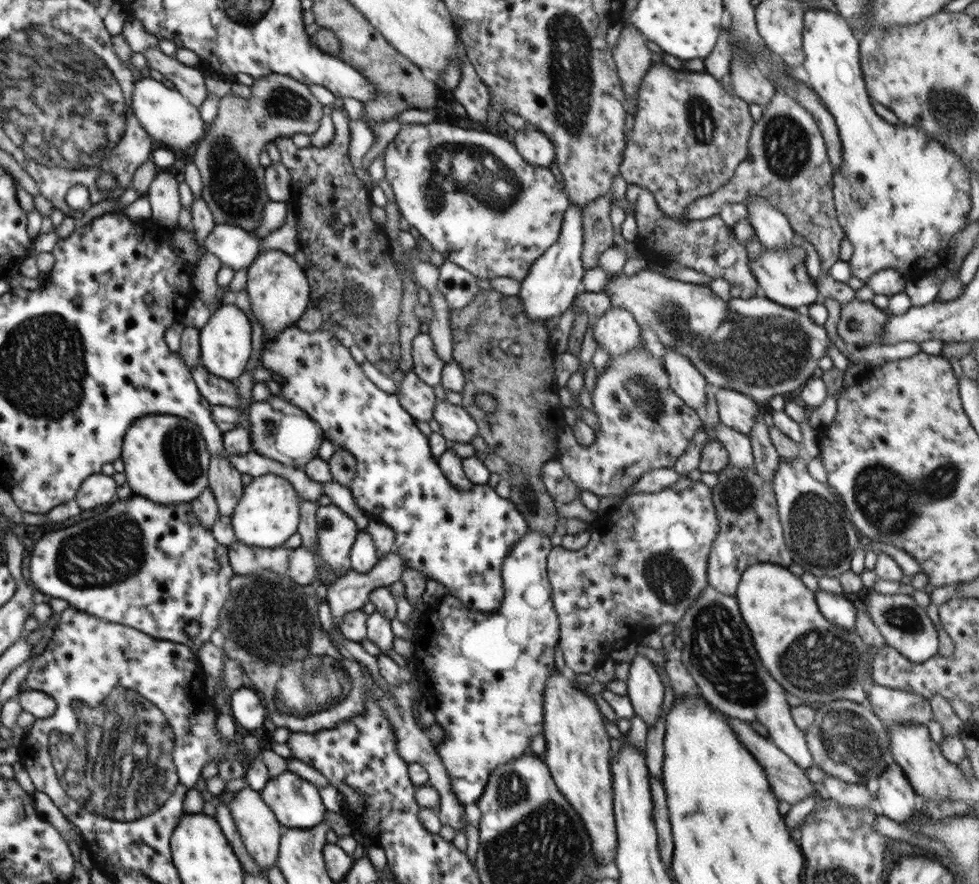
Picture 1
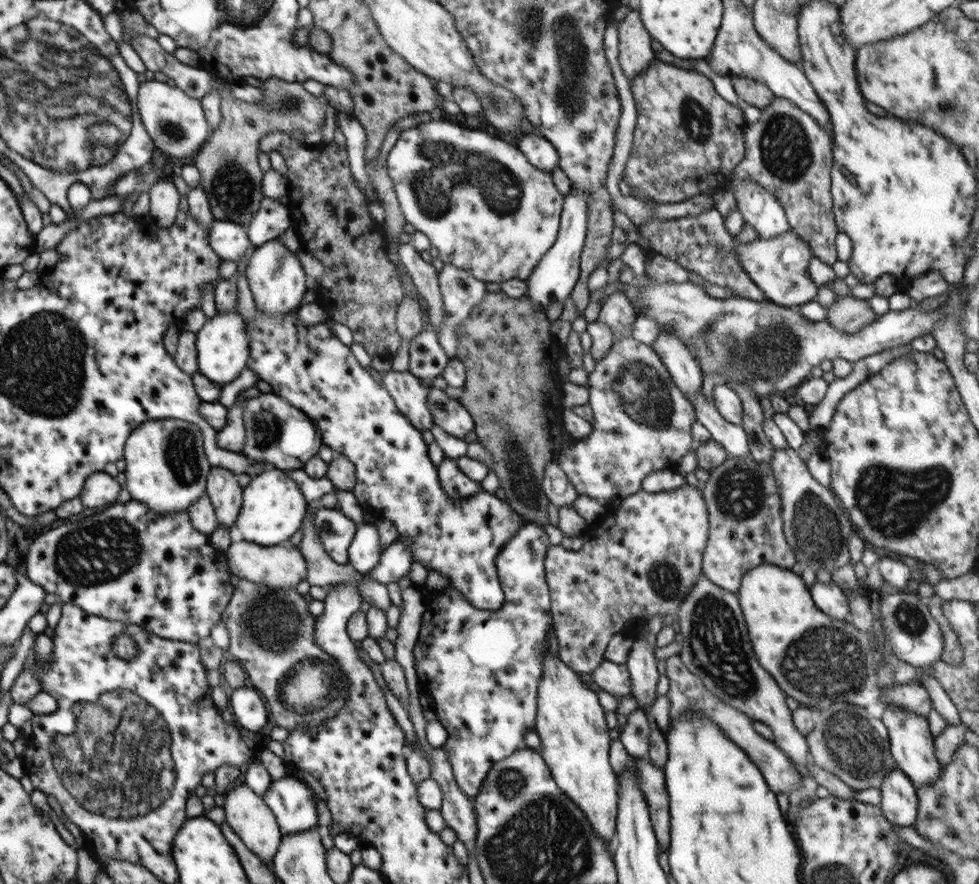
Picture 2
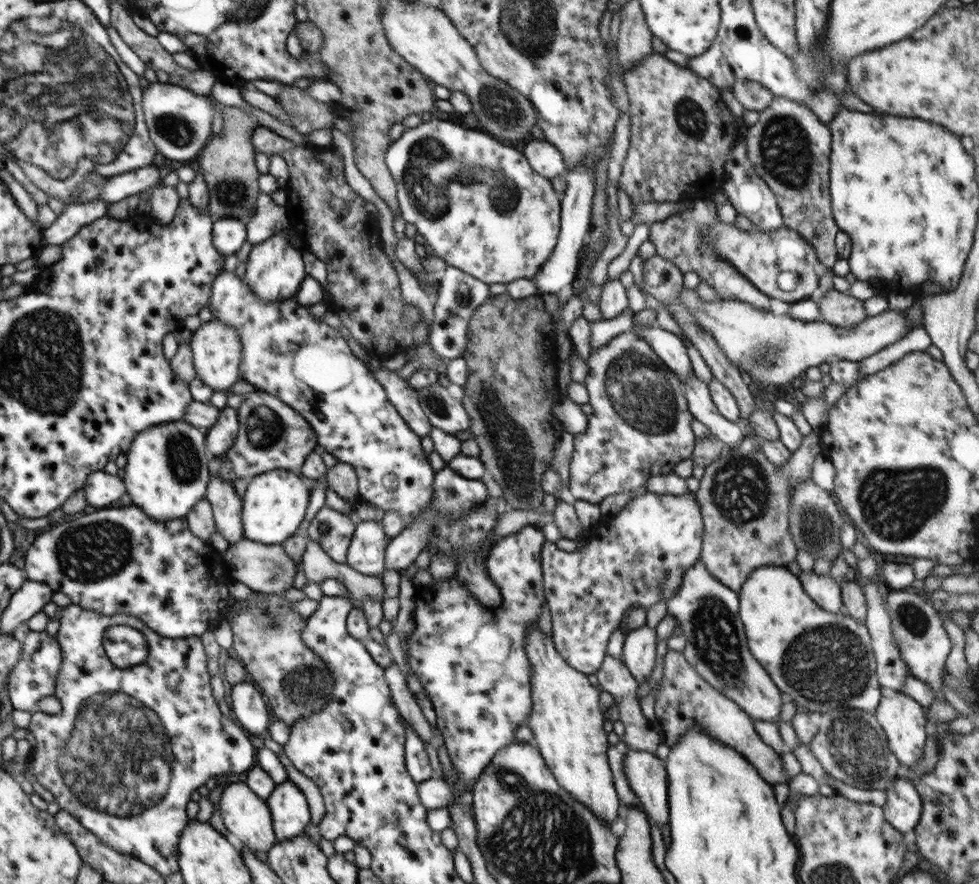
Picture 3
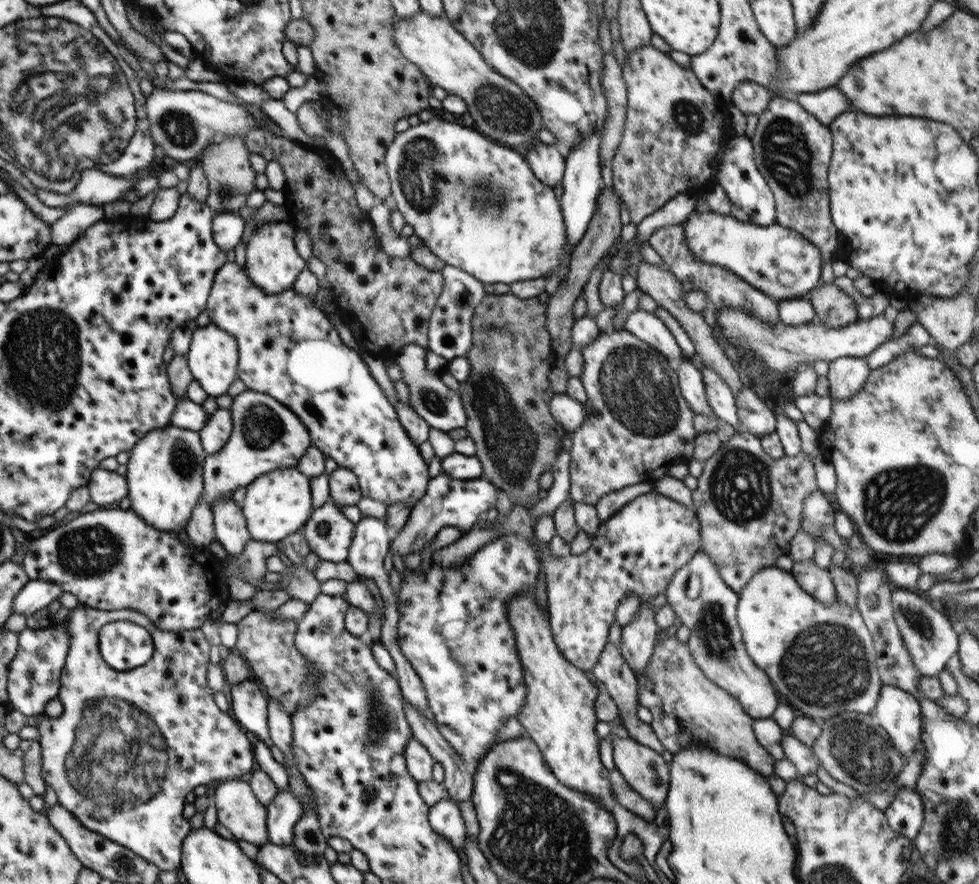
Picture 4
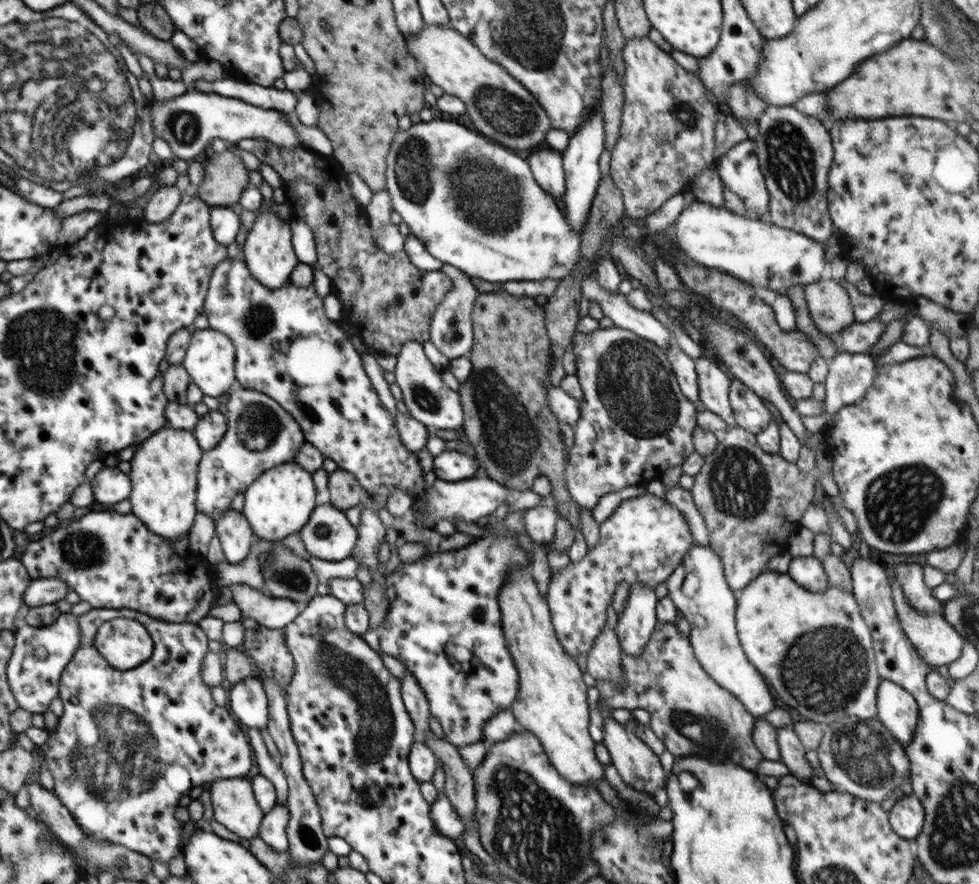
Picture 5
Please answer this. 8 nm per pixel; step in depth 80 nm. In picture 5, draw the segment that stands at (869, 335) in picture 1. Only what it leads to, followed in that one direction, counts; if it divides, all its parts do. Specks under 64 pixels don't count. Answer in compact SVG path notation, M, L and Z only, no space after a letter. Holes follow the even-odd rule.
M820 278L803 289L809 316L822 333L838 333L856 321L850 297L838 280Z

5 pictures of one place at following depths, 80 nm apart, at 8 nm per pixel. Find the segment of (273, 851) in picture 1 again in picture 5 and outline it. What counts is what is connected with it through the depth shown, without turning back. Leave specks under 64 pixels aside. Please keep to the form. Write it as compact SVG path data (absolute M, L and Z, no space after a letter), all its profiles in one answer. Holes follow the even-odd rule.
M220 778L211 783L214 819L236 836L250 840L259 836L263 810L255 799L251 781Z

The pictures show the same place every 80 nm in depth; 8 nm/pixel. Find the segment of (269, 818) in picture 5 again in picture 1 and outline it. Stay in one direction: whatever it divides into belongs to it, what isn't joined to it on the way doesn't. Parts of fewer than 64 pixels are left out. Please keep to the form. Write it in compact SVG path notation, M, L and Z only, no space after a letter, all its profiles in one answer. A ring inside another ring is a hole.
M286 770L278 776L271 777L259 793L283 828L309 829L324 820L327 809L322 803L320 792L314 784L302 779L297 773Z

